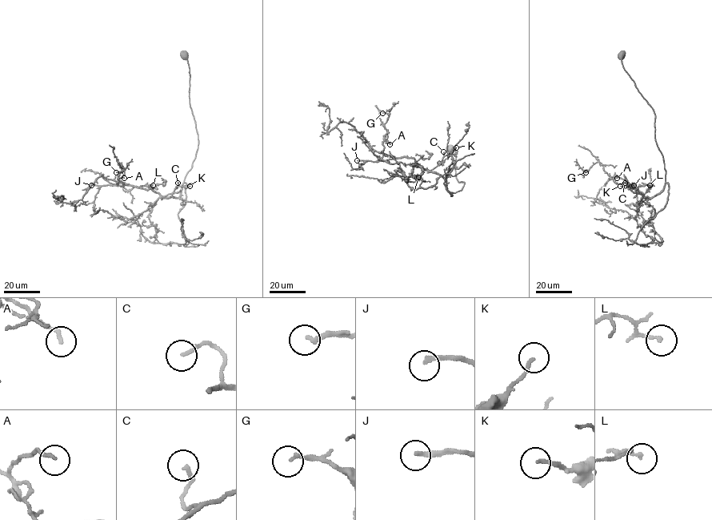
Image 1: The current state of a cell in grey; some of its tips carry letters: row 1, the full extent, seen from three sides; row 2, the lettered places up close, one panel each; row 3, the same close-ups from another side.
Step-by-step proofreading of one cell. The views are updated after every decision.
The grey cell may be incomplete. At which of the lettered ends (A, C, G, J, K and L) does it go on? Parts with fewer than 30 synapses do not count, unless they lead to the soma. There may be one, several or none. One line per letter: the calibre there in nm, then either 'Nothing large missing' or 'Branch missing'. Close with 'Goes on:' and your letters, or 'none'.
A: Thickness 150 nm. Nothing large missing
C: Thickness 160 nm. Nothing large missing
G: Thickness 180 nm. Nothing large missing
J: Thickness 240 nm. Branch missing
K: Thickness 160 nm. Nothing large missing
L: Thickness 150 nm. Nothing large missing
Goes on: J

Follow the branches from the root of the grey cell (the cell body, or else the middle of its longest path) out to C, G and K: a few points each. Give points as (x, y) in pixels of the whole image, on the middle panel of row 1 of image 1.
C: (450, 149), (455, 151), (456, 177), (464, 183), (455, 193), (430, 171), (443, 151)
G: (450, 149), (455, 151), (456, 177), (464, 183), (455, 193), (414, 158), (382, 151), (389, 115), (382, 113)
K: (450, 149), (455, 151), (456, 177), (464, 183), (455, 193), (450, 192), (446, 180), (430, 171), (456, 147)

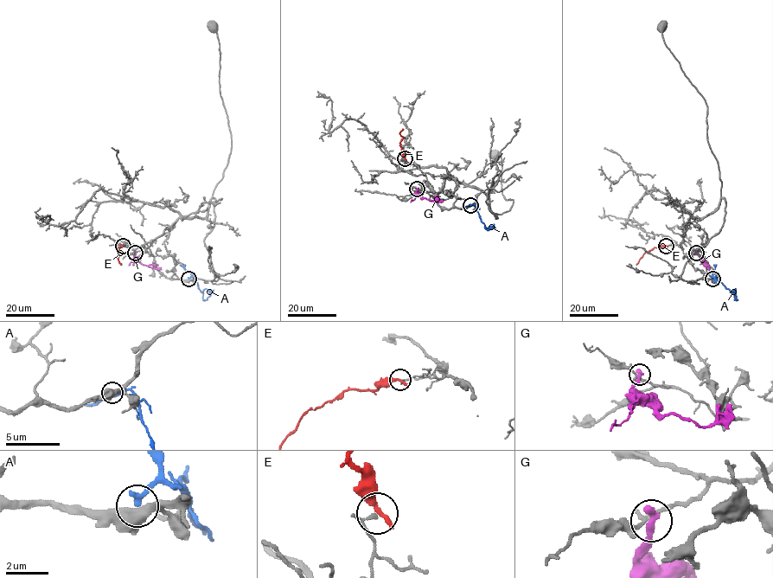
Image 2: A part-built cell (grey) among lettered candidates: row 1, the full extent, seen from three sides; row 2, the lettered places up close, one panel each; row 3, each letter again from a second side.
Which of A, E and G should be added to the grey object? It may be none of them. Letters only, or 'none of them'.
none of them

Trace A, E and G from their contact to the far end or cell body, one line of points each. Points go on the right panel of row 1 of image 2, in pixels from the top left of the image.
A: (712, 279), (712, 276), (732, 292), (736, 300), (735, 290)
E: (666, 246), (653, 248), (636, 265)
G: (697, 253), (708, 269)

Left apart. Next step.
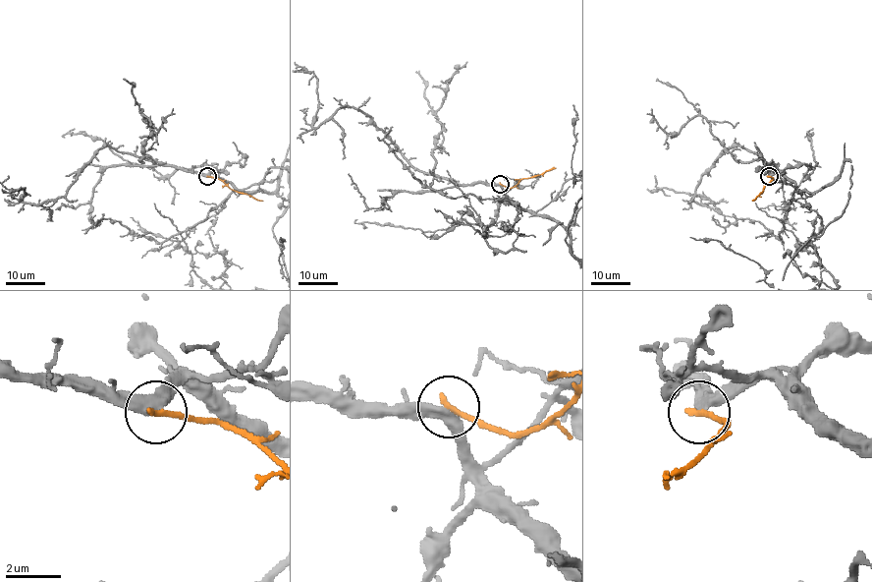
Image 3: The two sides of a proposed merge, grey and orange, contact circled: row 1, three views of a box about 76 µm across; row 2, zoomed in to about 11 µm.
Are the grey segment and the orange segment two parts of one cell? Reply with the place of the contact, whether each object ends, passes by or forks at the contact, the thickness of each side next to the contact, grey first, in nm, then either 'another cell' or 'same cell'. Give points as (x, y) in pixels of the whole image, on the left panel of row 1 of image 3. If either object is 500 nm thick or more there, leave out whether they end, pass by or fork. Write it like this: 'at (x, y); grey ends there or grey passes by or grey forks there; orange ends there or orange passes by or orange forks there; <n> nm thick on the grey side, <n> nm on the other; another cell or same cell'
at (207, 176); grey passes by; orange ends there; 340 nm thick on the grey side, 240 nm on the other; another cell

